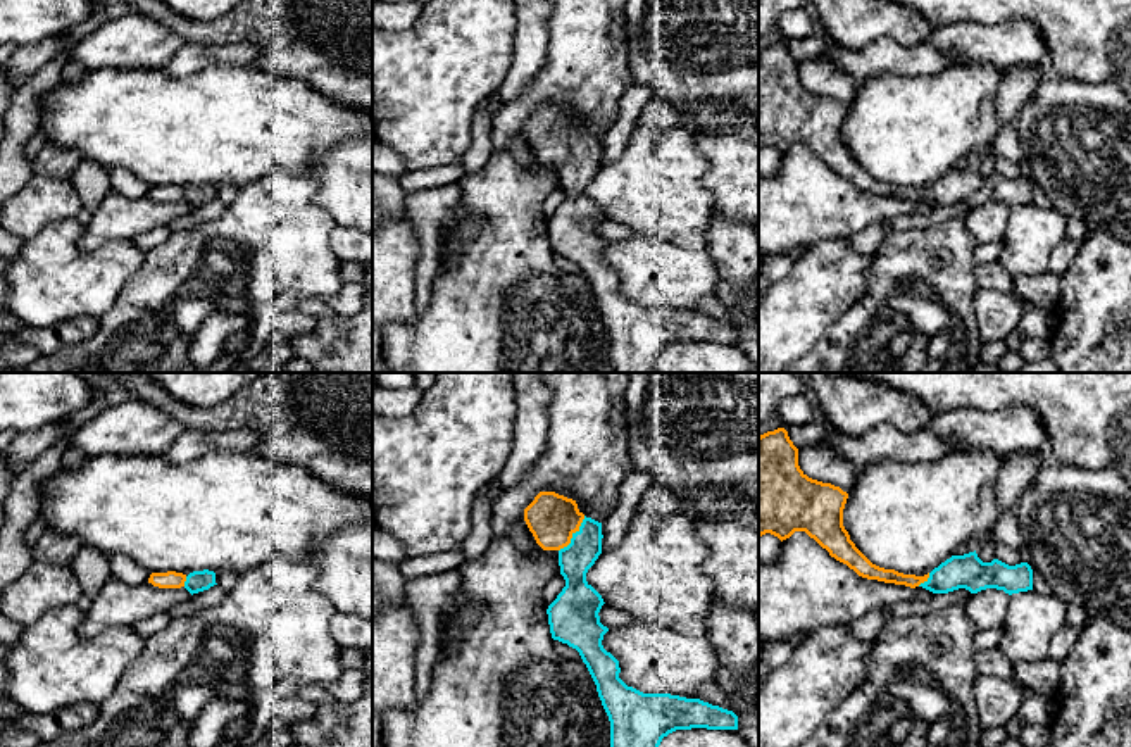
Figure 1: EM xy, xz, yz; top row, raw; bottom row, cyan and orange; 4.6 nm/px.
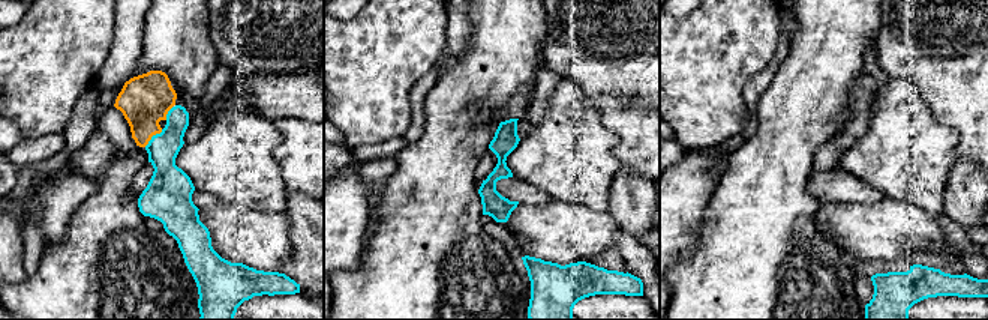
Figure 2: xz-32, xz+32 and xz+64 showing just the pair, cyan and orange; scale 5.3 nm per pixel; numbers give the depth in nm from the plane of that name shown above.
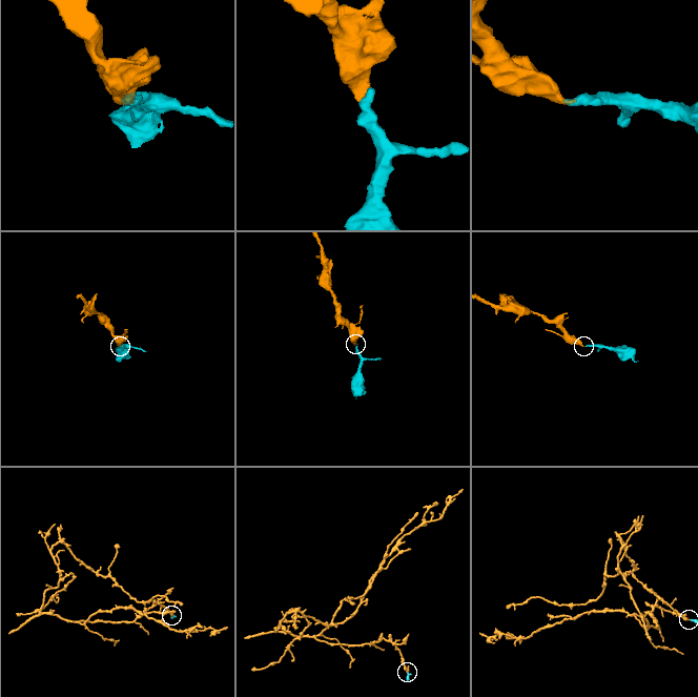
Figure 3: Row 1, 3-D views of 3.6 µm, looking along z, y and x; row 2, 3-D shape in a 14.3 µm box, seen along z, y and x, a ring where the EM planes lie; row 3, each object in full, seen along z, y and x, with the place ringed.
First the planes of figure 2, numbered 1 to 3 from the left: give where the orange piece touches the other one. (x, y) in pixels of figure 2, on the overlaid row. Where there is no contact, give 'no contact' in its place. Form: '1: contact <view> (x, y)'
1: contact xz-32 (152, 137)
2: no contact
3: no contact

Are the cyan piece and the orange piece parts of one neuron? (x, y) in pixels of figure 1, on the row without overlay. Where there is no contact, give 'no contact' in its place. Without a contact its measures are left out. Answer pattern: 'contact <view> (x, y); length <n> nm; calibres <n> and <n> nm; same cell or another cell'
contact xz (573, 149); length 200 nm; calibres 150 and 240 nm; same cell

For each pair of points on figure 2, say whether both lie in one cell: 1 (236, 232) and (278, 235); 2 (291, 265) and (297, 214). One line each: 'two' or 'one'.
1: one
2: one

